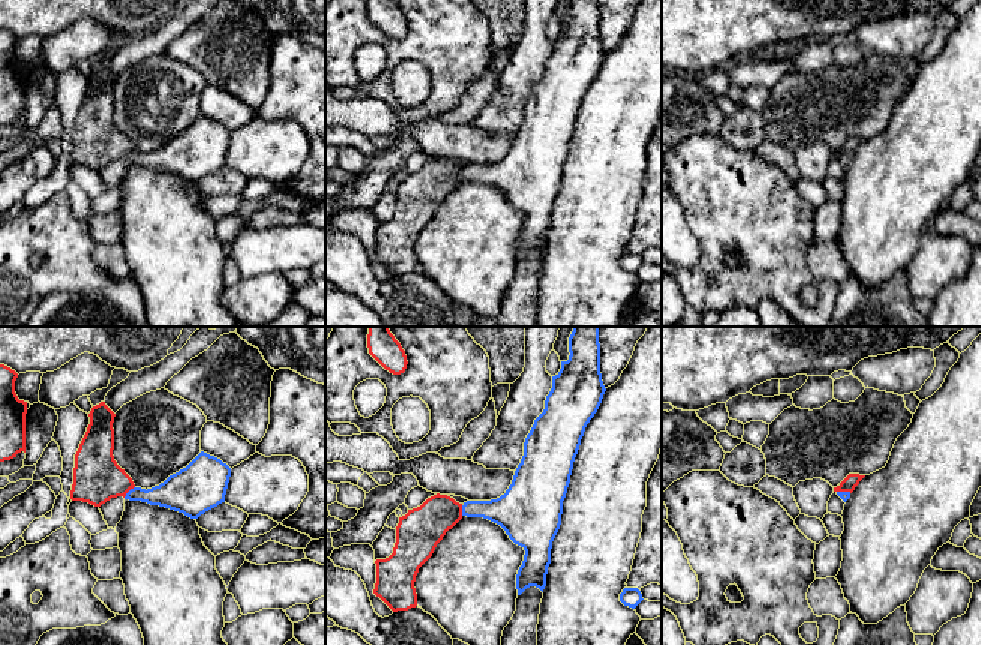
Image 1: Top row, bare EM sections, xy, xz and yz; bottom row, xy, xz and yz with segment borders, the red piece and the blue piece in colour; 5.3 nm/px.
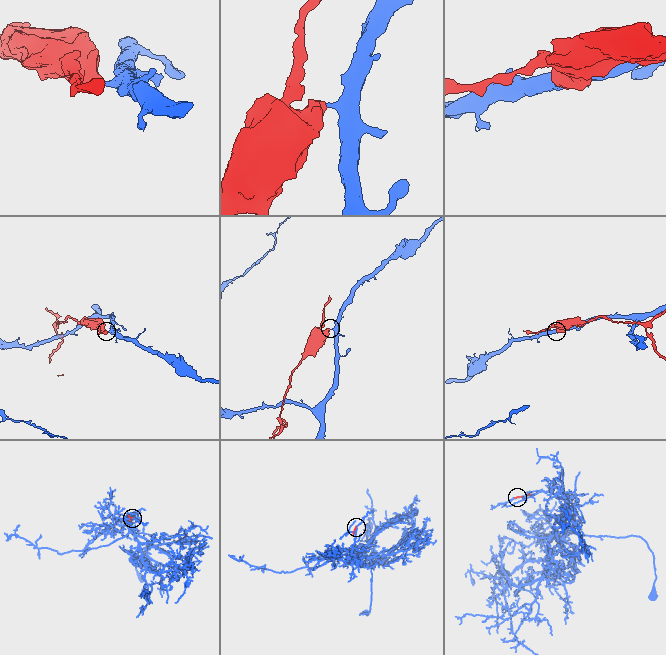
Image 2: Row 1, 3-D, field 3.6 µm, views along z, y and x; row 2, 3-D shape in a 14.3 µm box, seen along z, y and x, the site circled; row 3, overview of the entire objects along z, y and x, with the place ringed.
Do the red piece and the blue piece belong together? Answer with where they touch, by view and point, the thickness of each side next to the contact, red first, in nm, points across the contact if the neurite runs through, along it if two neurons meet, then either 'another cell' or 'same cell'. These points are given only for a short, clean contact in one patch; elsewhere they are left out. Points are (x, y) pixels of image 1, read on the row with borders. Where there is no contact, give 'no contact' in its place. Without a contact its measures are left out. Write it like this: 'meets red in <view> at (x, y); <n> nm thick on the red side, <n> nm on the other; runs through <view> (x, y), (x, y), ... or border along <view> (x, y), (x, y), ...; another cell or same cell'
meets red in xy at (128, 491); 260 nm thick on the red side, 170 nm on the other; border along xy (134, 486), (123, 497); another cell

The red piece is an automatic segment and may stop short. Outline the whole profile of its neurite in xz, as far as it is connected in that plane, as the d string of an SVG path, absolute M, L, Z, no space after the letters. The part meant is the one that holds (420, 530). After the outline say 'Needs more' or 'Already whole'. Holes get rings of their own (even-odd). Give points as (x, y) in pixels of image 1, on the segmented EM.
M440 494L399 518L393 554L375 561L374 594L393 612L417 606L414 582L418 568L432 556L446 532L460 519L462 504Z. Already whole

